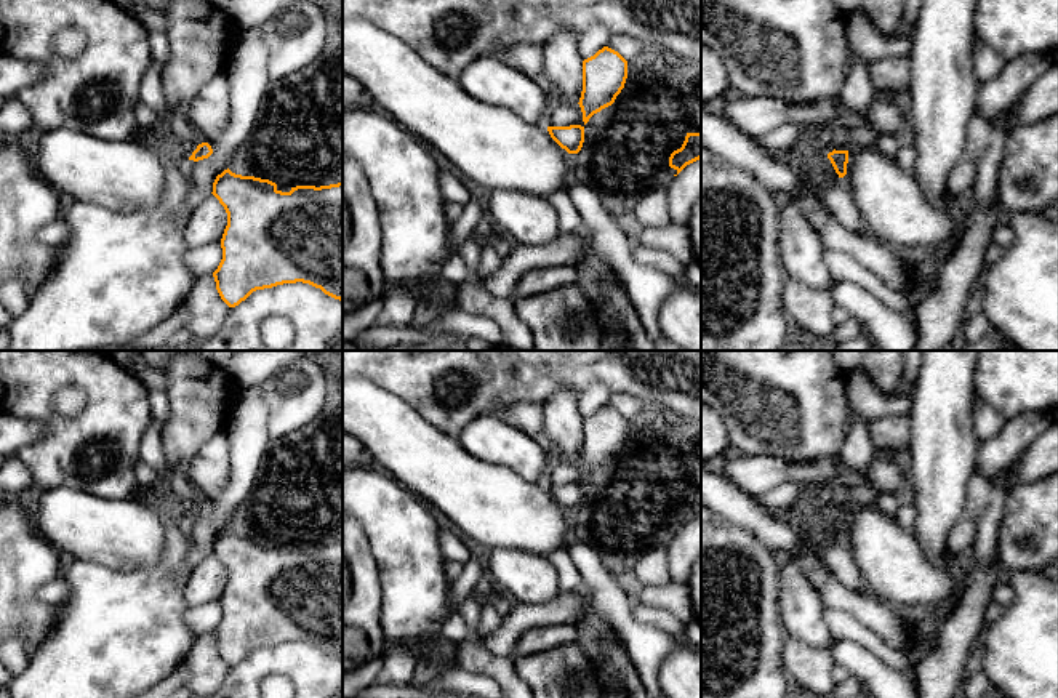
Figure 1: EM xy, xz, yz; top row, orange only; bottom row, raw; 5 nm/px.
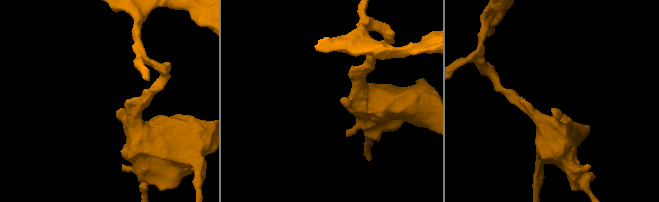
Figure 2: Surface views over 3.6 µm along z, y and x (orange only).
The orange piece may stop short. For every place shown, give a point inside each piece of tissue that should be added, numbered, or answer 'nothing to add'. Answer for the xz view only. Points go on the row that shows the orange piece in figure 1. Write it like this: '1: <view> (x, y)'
nothing to add

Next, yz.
nothing to add

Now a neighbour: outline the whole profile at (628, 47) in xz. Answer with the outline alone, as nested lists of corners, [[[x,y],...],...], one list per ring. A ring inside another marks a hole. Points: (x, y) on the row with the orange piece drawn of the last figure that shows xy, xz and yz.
[[[613,35],[607,46],[618,51],[629,62],[642,53],[645,43],[631,35]]]

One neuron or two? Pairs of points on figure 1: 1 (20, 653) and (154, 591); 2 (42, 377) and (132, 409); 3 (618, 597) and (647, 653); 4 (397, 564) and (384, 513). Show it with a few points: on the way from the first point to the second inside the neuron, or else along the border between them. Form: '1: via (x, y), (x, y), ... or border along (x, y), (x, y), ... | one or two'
1: border along (31, 655), (29, 665), (16, 676) | two
2: via (64, 375), (96, 375), (109, 388) | one
3: via (618, 612), (621, 623), (637, 639) | one
4: via (397, 551), (397, 525) | one

